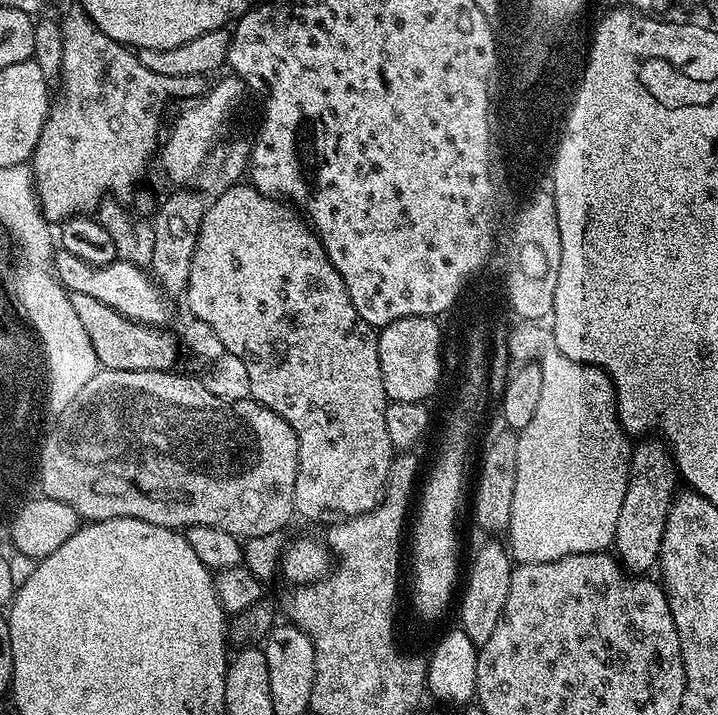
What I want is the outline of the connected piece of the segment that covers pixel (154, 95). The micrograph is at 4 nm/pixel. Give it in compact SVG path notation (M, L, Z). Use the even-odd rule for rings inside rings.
M73 6L72 9L68 12L68 24L66 20L66 35L64 37L64 49L62 50L62 66L60 67L60 75L58 77L58 83L60 83L60 97L53 99L51 101L49 110L48 110L48 117L46 118L46 122L42 126L42 134L38 138L38 144L36 149L34 150L34 154L32 155L30 161L30 167L32 169L32 181L36 184L36 201L40 204L40 211L43 212L44 216L49 222L63 222L65 220L70 220L74 216L83 216L85 214L92 214L95 213L96 209L100 207L102 201L105 198L112 197L112 198L124 198L120 196L128 196L131 194L132 191L135 190L136 187L139 186L140 183L144 180L144 175L148 172L148 167L153 167L154 164L154 157L157 155L158 152L158 145L161 143L162 140L162 131L160 132L160 123L164 120L164 111L168 108L168 103L171 100L184 100L180 102L188 102L191 101L193 98L199 98L204 95L206 91L206 80L205 77L202 76L187 76L186 78L169 78L167 74L154 74L154 70L149 70L147 66L142 66L142 62L140 61L139 55L133 49L129 48L126 44L119 44L118 42L114 42L114 38L110 38L106 34L102 34L102 30L98 30L98 26L87 16L83 10L83 8L79 6Z

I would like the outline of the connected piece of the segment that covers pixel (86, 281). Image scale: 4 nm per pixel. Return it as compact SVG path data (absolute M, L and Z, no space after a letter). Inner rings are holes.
M60 246L54 252L54 267L56 277L67 292L90 294L91 297L112 307L127 319L140 321L143 324L164 326L172 316L172 308L168 305L169 297L139 264L131 264L118 258L112 264L95 268L93 264L82 262L78 254L70 254L70 250Z

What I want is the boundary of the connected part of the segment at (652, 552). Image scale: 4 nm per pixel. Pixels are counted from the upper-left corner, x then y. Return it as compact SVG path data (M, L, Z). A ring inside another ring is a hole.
M654 436L637 441L628 467L626 498L622 498L618 526L614 526L614 552L629 573L644 574L649 571L647 568L657 567L666 518L677 488L678 473L669 445Z

